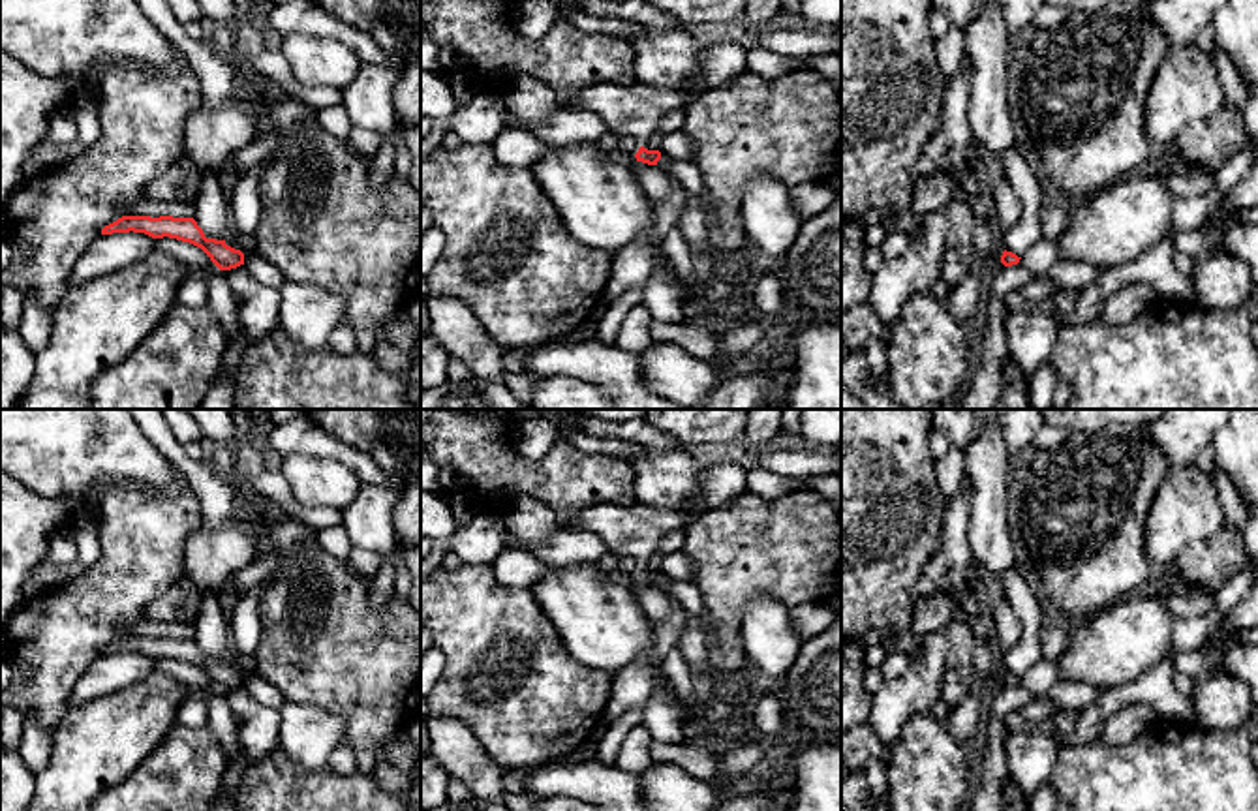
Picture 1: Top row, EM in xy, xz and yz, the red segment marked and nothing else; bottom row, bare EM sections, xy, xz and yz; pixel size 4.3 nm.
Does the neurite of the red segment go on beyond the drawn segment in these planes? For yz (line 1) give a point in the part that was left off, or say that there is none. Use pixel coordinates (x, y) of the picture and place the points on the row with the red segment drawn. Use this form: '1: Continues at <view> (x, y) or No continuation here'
1: No continuation here

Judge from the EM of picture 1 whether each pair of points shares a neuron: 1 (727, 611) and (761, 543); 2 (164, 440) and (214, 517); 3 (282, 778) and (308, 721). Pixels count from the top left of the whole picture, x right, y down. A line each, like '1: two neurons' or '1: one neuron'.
1: one neuron
2: one neuron
3: two neurons

